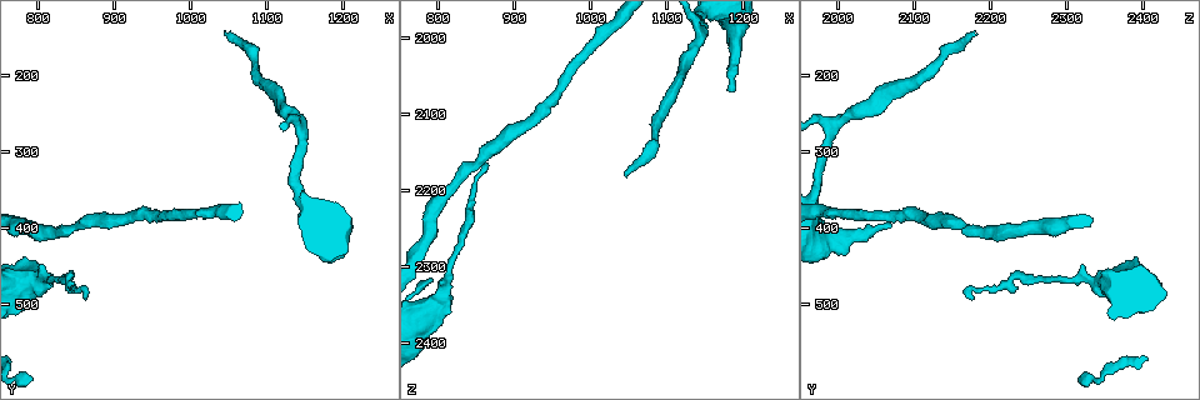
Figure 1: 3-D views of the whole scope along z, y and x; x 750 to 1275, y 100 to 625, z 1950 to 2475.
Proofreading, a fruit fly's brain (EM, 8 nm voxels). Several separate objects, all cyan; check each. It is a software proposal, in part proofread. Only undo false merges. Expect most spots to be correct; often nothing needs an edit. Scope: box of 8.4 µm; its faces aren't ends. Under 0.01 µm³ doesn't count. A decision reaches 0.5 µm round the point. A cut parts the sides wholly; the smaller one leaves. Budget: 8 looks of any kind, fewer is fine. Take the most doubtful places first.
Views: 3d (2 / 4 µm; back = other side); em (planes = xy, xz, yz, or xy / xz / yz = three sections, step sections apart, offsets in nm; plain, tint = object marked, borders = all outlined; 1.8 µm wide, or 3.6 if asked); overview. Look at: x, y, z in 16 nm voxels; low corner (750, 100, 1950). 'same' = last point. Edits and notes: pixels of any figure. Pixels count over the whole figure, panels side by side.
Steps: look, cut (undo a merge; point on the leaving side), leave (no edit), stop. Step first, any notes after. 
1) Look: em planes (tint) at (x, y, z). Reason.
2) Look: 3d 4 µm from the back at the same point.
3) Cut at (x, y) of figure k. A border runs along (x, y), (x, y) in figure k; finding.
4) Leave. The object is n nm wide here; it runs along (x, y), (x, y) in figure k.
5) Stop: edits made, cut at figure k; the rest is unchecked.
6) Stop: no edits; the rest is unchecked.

Look: em yz step 8 (tint) at (1145, 265, 1995). Abrupt turn.

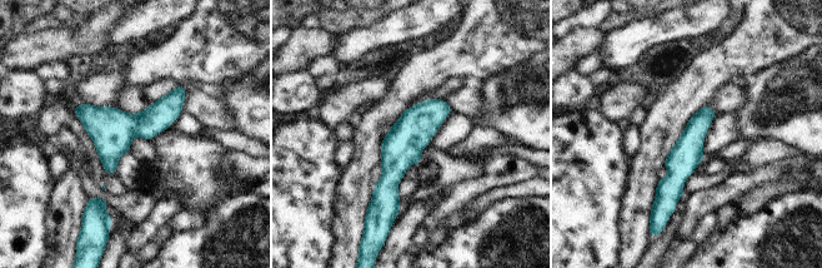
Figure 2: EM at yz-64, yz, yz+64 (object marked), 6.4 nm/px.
Leave. It runs along (439, 102), (396, 155), (392, 208) in figure 2; all the same neuron.

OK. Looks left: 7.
Look: 3d 2 µm at (810, 460, 2320). Thick turns thin.

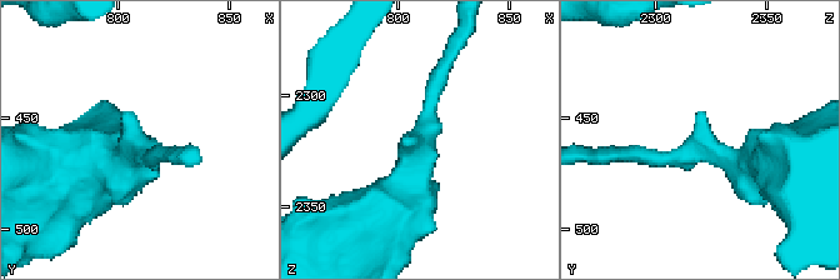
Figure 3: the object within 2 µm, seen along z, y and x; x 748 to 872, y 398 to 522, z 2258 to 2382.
Look: em 3.6 µm planes (tint) at (812, 465, 2319).

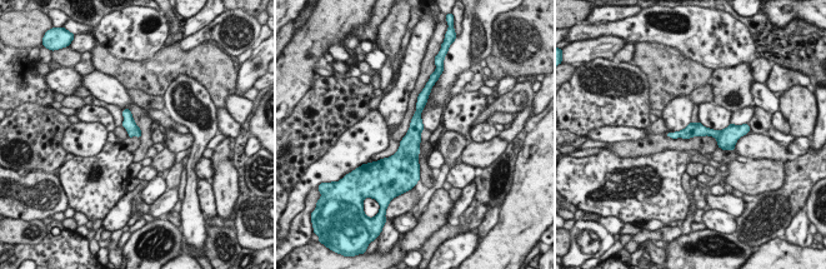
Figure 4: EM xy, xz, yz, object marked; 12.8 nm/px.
Leave. It runs along (422, 96), (411, 140), (414, 168) in figure 4; all the same neuron.

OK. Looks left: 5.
Look: 3d 2 µm at (850, 400, 2165). A narrow waist.

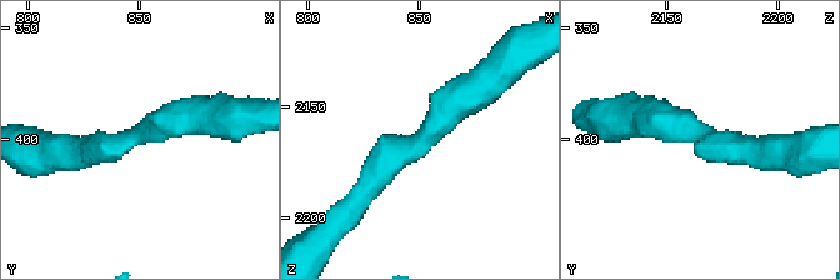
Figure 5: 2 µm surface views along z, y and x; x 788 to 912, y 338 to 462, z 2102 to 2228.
Look: em planes (tint) at (850, 398, 2163). The arms are 280, 280 nm wide; need the tissue.

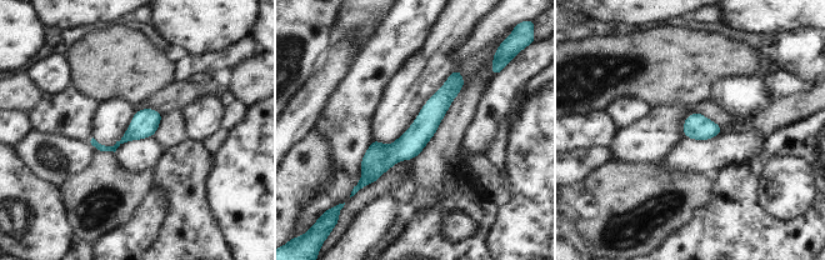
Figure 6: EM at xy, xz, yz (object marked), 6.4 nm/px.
Leave. It runs along (456, 74), (426, 123), (363, 183) in figure 6; one neuron here.

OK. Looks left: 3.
Stop: no edits; the rest is unchecked.

